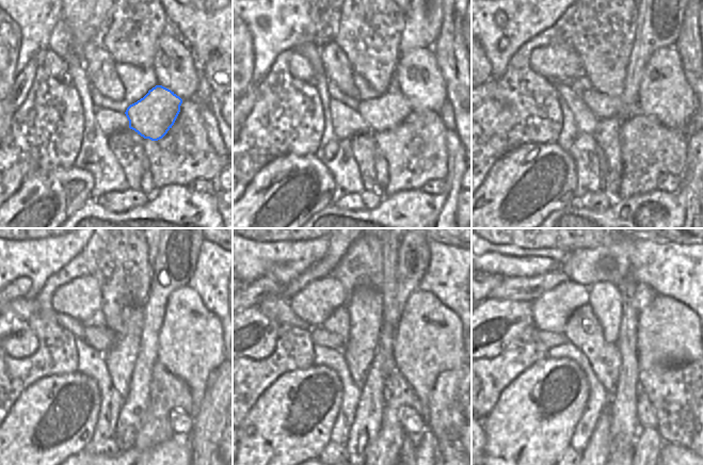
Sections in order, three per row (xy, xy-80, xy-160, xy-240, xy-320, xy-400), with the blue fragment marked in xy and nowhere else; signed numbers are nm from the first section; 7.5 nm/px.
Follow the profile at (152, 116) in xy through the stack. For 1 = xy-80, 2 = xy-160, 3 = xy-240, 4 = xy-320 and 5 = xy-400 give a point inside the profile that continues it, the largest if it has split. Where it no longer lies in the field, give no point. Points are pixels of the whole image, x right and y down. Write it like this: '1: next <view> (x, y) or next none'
1: next xy-80 (386, 112)
2: next xy-160 (604, 107)
3: next xy-240 (100, 338)
4: next xy-320 (319, 336)
5: next xy-400 (550, 340)

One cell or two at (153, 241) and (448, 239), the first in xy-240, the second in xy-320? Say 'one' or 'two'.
two

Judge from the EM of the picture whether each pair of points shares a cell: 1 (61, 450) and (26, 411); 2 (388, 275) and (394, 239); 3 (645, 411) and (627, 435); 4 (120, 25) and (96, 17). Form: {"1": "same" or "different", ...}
{"1": "same", "2": "same", "3": "different", "4": "different"}

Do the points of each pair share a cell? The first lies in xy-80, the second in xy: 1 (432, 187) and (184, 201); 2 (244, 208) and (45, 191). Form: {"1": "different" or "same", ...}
{"1": "different", "2": "same"}

